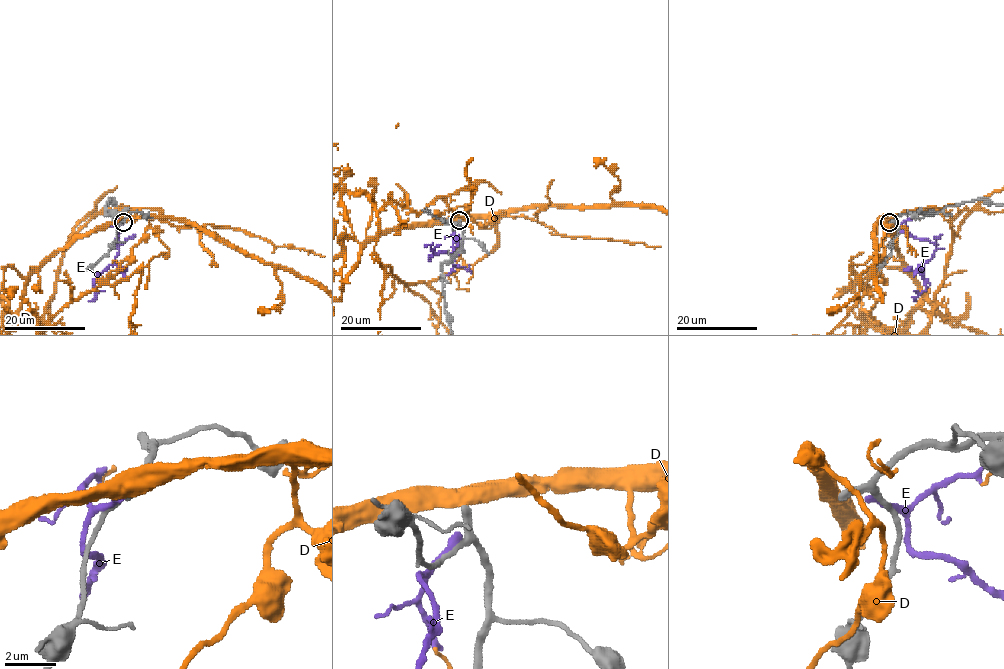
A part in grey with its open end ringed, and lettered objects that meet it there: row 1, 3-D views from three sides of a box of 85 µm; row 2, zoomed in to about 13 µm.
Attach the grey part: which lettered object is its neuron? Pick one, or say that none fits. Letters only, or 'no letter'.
no letter

